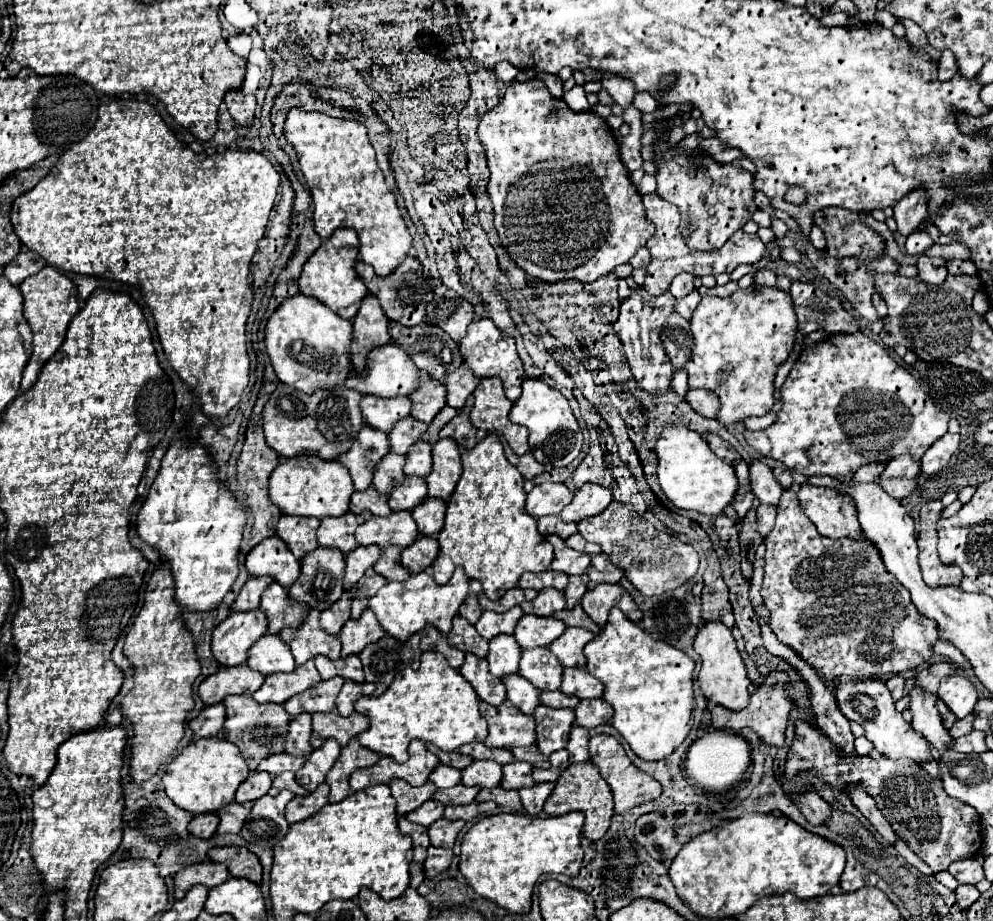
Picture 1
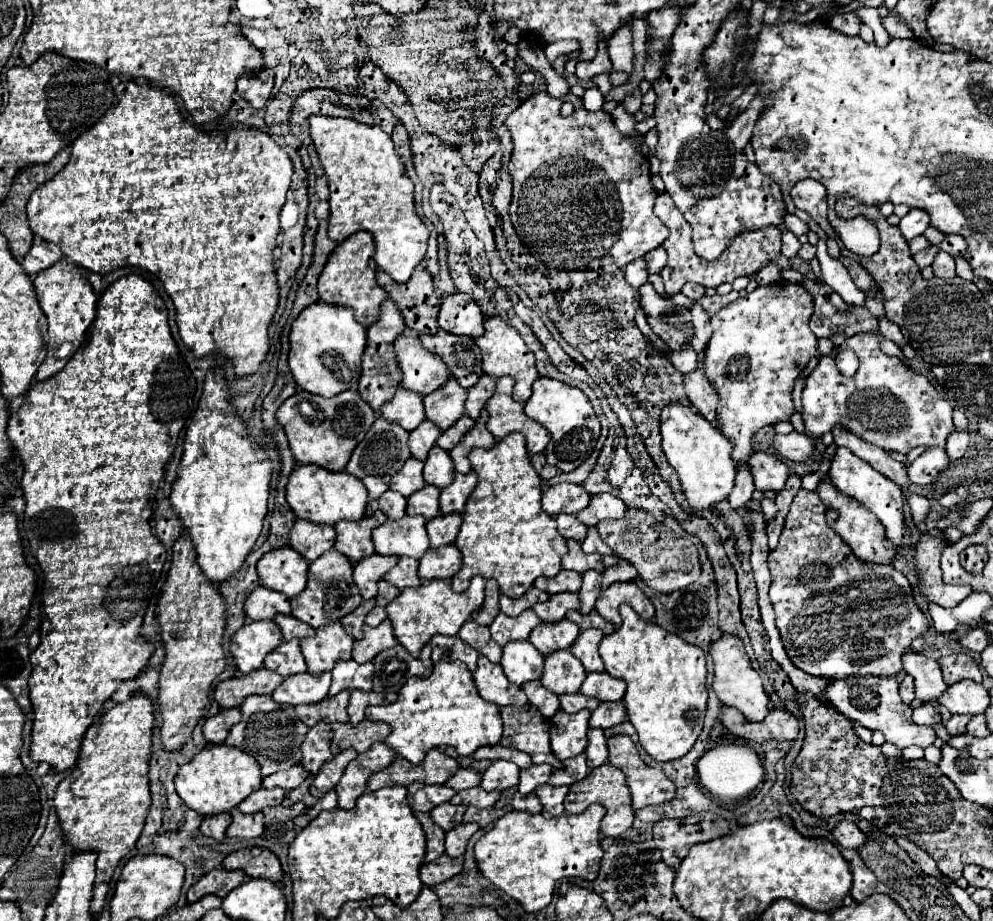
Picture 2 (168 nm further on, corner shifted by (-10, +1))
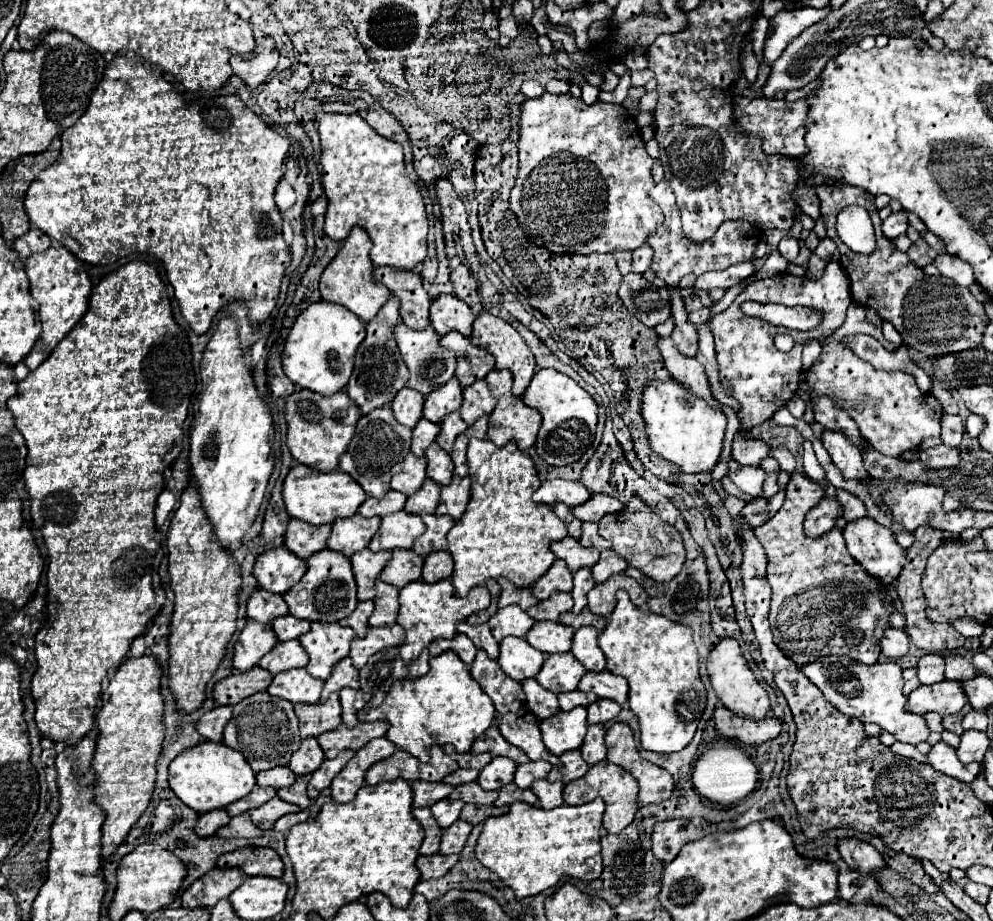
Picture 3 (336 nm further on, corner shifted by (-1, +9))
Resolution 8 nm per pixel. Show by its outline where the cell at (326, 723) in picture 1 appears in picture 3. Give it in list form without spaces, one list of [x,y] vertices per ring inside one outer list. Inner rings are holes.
[[[375,721],[375,723],[357,723],[353,729],[347,729],[345,725],[339,725],[335,731],[323,733],[317,737],[321,749],[325,751],[327,759],[333,759],[343,749],[359,751],[375,737],[385,737],[387,733],[387,721]]]

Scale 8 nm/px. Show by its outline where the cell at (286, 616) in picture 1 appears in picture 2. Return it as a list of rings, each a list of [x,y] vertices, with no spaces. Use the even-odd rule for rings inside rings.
[[[280,613],[280,615],[274,617],[274,621],[280,625],[280,629],[282,629],[282,639],[284,639],[284,641],[290,641],[290,639],[294,639],[294,637],[298,637],[298,639],[314,637],[314,633],[316,633],[314,627],[310,627],[308,623],[300,621],[300,619],[292,617],[292,615],[282,615],[282,613]]]

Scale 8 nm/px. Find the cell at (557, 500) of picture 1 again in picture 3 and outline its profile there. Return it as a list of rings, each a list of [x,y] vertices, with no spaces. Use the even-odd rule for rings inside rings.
[[[553,479],[545,481],[537,493],[533,495],[535,503],[545,503],[545,505],[557,505],[565,503],[567,507],[577,507],[585,503],[591,497],[587,487],[583,487],[579,481],[567,481],[567,479]]]

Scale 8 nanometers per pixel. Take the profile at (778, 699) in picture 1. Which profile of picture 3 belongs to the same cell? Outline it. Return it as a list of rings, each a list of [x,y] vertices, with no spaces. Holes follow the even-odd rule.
[[[717,705],[715,713],[715,727],[725,739],[739,741],[743,745],[757,747],[761,743],[767,743],[775,739],[781,733],[781,721],[775,717],[767,717],[763,721],[753,721],[753,719],[743,719],[725,709],[723,705]]]

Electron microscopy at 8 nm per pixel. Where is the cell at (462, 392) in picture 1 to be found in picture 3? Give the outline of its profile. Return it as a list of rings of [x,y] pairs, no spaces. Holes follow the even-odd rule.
[[[481,379],[463,389],[463,405],[459,413],[467,425],[473,425],[481,415],[489,415],[495,409],[495,405],[495,397],[491,395],[487,383]]]

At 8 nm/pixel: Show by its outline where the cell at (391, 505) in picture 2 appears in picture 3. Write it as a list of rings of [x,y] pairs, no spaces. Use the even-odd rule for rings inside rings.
[[[389,491],[383,499],[379,499],[377,503],[373,503],[373,515],[379,515],[379,517],[385,517],[389,513],[395,513],[395,511],[401,511],[403,505],[407,501],[407,495],[405,493],[399,493],[399,491]]]

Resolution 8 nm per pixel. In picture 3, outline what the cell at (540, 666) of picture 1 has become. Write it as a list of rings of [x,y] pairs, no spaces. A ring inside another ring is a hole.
[[[553,653],[545,657],[537,681],[551,693],[567,693],[577,689],[583,671],[583,665],[579,665],[573,653]]]

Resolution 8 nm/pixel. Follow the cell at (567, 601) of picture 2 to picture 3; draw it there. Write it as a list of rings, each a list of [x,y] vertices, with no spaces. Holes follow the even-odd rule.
[[[553,593],[547,601],[537,603],[535,607],[527,609],[527,613],[537,621],[557,621],[561,613],[571,611],[573,599],[569,593]]]

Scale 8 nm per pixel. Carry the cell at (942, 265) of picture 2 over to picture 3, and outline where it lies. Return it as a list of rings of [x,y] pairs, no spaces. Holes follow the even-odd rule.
[[[947,253],[937,255],[937,259],[935,259],[933,265],[939,269],[939,273],[943,277],[953,279],[957,285],[971,287],[971,283],[975,283],[971,265],[967,261],[963,261],[963,259],[959,259],[959,257],[955,257],[955,255],[947,255]]]

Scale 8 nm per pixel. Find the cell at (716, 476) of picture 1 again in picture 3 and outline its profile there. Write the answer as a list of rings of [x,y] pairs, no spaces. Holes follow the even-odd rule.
[[[675,379],[649,381],[643,389],[641,417],[645,421],[645,433],[655,453],[671,463],[677,463],[683,473],[711,471],[721,455],[721,443],[725,435],[725,413],[707,405],[701,397],[695,397],[687,387]]]

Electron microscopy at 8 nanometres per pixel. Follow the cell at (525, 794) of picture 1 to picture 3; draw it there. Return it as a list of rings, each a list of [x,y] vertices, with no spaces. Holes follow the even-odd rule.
[[[541,779],[541,781],[535,781],[531,791],[539,797],[539,805],[543,809],[555,809],[559,805],[563,805],[563,783],[555,781],[547,781],[547,779]]]

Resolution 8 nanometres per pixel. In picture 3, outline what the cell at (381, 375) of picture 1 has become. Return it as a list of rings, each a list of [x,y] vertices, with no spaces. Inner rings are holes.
[[[399,323],[399,325],[395,327],[395,341],[397,341],[399,351],[401,351],[407,367],[409,367],[409,373],[411,373],[407,387],[411,387],[411,389],[415,389],[415,391],[419,391],[419,393],[423,393],[423,395],[427,395],[427,393],[435,391],[437,387],[445,385],[445,383],[455,375],[457,357],[455,357],[455,353],[451,353],[451,351],[447,351],[447,349],[443,349],[443,347],[439,345],[439,337],[441,337],[441,335],[435,333],[435,329],[433,329],[431,325],[429,325],[425,331],[409,329],[409,327],[403,325],[403,323]]]

